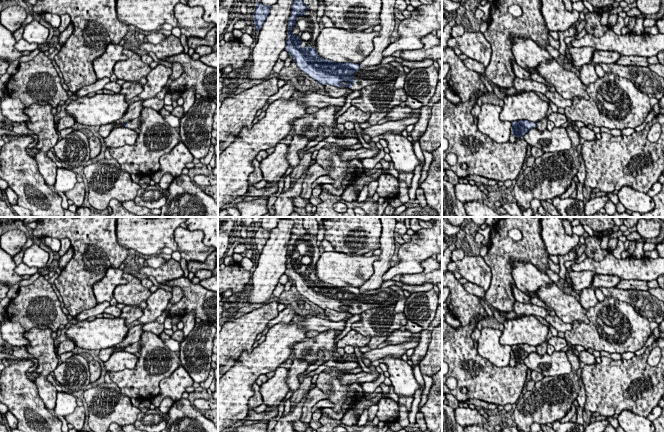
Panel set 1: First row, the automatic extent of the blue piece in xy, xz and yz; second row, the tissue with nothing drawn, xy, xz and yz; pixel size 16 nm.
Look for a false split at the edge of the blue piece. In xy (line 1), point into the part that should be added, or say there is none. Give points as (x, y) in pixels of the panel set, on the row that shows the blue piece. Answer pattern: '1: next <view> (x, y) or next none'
1: next xy (135, 123)

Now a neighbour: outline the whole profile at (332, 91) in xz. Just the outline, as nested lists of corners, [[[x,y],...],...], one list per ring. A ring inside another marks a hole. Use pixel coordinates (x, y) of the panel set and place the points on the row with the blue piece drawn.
[[[329,84],[324,85],[324,91],[328,96],[333,98],[348,96],[353,92],[350,88],[335,87]]]

